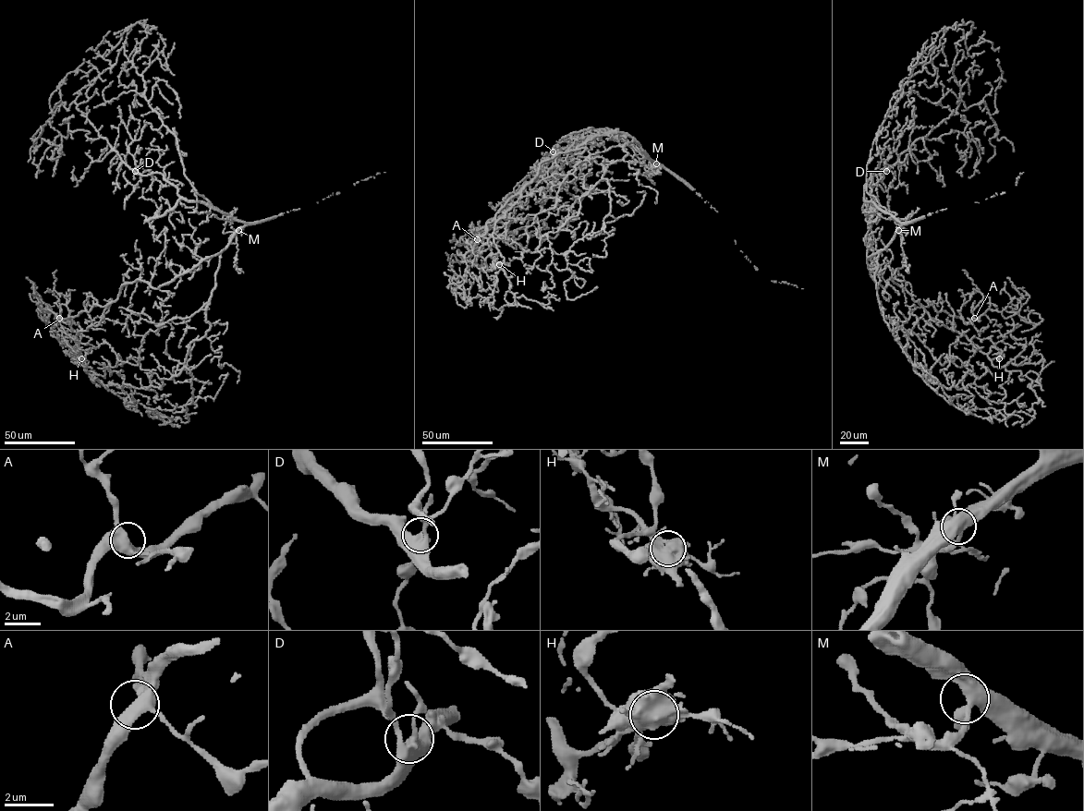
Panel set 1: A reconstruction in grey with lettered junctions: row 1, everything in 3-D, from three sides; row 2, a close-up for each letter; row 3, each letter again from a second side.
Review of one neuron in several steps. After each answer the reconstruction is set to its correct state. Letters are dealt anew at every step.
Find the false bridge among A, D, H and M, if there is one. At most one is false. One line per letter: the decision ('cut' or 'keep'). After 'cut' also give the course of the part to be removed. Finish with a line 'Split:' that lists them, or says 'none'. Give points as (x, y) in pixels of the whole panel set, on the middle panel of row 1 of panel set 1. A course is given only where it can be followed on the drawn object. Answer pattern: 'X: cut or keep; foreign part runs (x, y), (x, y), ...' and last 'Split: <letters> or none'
A: keep
D: keep
H: cut; foreign part runs (499, 264), (493, 264), (488, 271)
M: keep
Split: H

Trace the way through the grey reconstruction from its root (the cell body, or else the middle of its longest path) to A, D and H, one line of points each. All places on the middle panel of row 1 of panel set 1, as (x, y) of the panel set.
A: (659, 164), (624, 133), (593, 137), (575, 150), (543, 161), (538, 174), (486, 223), (485, 234), (477, 239)
D: (659, 164), (604, 129), (591, 129), (580, 136), (562, 139), (553, 151)
H: (659, 164), (623, 133), (593, 137), (575, 150), (543, 161), (488, 241), (499, 264)

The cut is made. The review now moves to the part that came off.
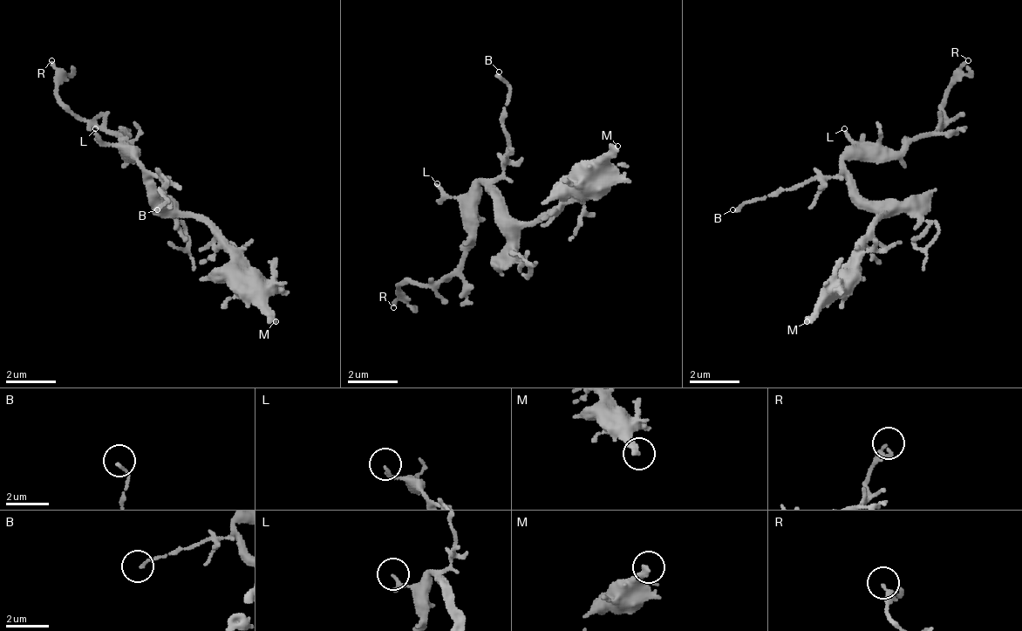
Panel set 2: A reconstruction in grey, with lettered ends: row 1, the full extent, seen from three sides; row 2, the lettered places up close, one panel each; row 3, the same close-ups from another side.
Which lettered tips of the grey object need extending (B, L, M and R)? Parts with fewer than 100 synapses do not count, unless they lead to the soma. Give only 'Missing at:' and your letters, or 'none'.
Missing at: M

